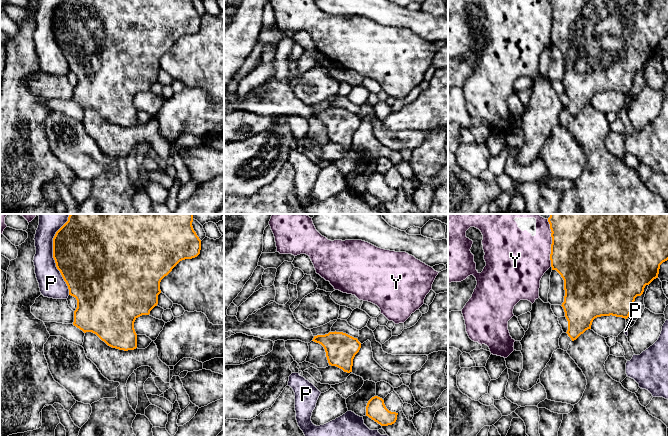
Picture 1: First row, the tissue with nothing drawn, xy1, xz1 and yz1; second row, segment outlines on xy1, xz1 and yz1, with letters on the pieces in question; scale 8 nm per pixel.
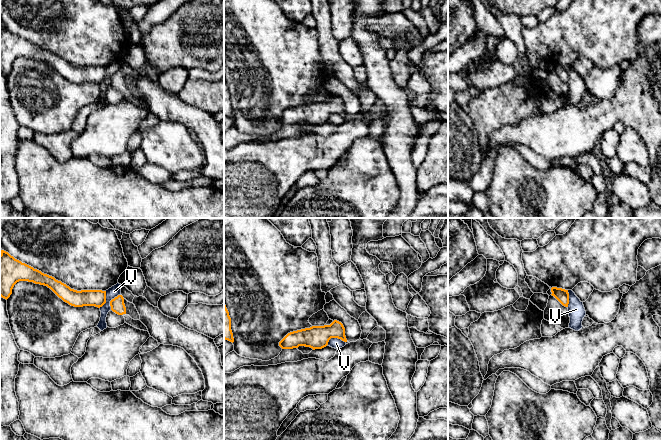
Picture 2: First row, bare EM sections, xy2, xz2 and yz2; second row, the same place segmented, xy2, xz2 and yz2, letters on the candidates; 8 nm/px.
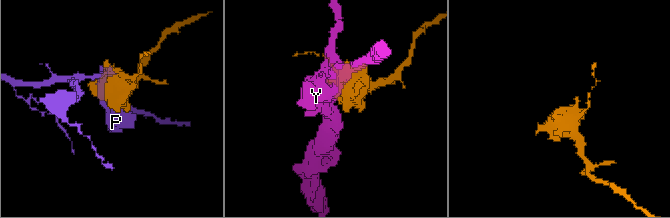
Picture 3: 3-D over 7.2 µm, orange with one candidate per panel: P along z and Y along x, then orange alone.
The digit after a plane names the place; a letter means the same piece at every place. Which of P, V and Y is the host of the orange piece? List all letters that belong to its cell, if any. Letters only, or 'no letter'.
no letter

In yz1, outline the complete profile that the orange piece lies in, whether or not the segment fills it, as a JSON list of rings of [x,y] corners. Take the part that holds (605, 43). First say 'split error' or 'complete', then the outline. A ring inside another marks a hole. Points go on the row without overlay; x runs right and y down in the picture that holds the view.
complete; [[[550,0],[551,5],[551,43],[556,46],[564,56],[564,78],[562,83],[568,97],[567,110],[572,117],[576,116],[586,106],[591,105],[595,94],[601,92],[616,92],[627,95],[632,87],[635,74],[641,72],[646,61],[658,54],[660,41],[668,36],[668,0]]]

